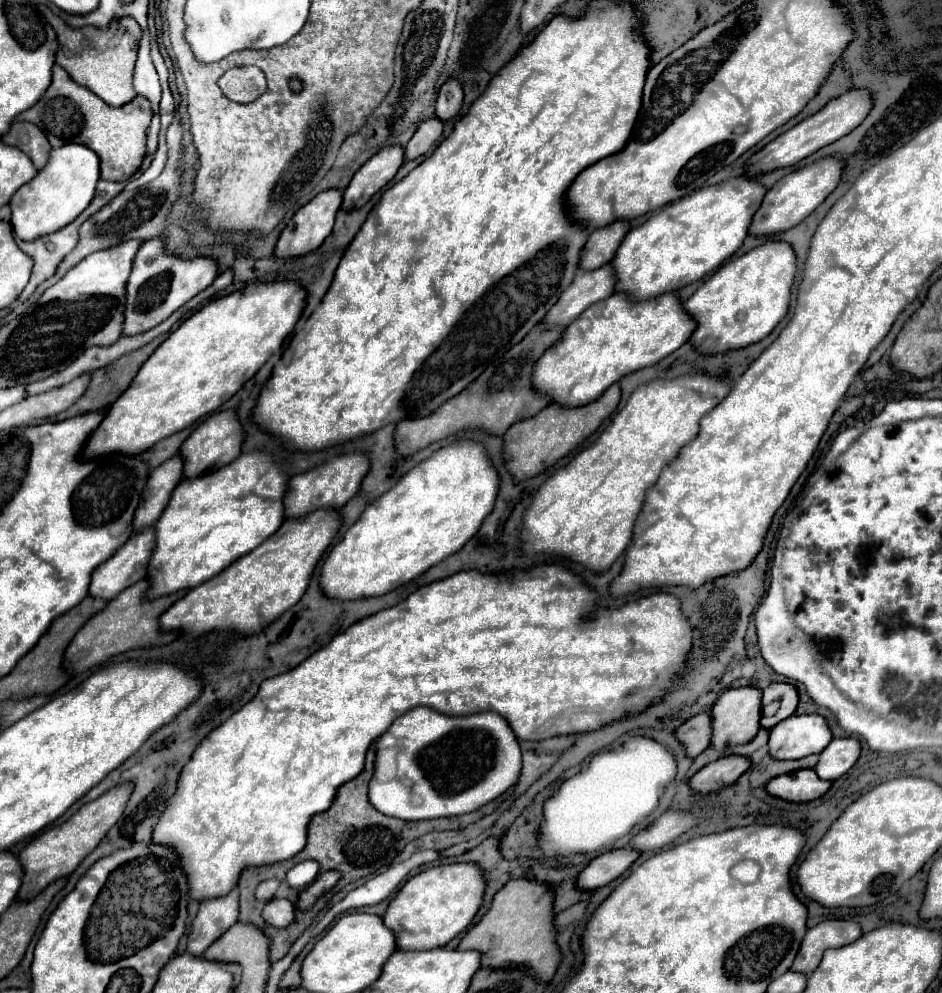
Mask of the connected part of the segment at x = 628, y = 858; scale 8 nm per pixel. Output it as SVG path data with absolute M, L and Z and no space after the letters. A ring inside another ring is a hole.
M632 848L628 850L612 850L594 858L576 880L576 888L582 892L594 892L612 880L616 880L640 854Z

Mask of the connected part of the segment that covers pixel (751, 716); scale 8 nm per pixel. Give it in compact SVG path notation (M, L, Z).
M744 686L726 690L712 706L710 746L722 750L750 742L760 730L762 692Z

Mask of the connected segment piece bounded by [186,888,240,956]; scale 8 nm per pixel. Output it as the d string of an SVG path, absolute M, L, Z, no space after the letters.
M238 888L228 892L226 896L218 896L212 900L204 900L200 904L198 916L192 924L190 936L188 936L188 948L186 952L200 956L204 950L220 938L232 924L238 922L240 906L238 906Z

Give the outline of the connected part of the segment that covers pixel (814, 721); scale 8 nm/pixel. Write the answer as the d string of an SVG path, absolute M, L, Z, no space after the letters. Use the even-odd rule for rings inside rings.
M818 714L790 716L770 730L768 754L780 760L820 754L832 740L826 720Z

